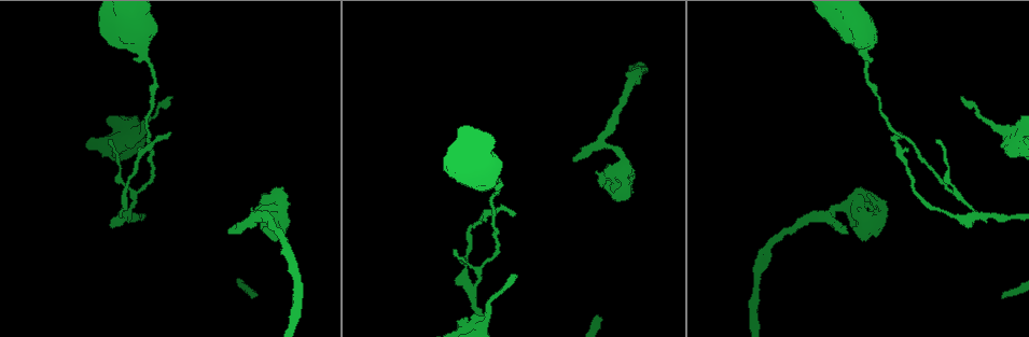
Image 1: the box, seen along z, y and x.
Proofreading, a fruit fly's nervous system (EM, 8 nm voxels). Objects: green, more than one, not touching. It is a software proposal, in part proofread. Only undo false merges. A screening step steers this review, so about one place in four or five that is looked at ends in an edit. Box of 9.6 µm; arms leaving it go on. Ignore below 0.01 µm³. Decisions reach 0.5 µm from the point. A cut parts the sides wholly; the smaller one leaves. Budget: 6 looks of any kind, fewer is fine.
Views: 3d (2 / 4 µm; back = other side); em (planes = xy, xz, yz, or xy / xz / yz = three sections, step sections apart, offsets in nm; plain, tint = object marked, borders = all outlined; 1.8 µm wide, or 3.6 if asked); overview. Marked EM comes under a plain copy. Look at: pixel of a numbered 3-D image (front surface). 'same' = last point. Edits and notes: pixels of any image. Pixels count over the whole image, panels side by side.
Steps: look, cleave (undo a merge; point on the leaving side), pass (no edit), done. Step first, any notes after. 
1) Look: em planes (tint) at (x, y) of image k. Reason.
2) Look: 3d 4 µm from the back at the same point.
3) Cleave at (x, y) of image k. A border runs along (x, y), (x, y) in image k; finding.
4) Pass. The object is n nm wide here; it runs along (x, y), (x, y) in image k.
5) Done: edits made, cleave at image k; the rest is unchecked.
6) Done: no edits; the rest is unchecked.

Look: em xy step 16 (borders) at (154, 72) of image 1. A narrow waist.

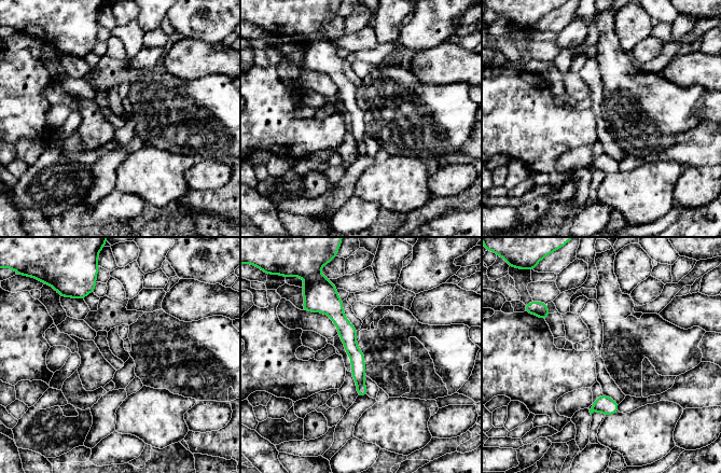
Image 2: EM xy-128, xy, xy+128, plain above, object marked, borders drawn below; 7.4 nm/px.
Pass. The object is 110 nm wide here; it runs along (328, 303), (347, 332), (364, 392) in image 2; continuous, no second cell.

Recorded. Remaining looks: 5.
Look: 3d 4 µm at (975, 214) of image 1. A narrow waist.

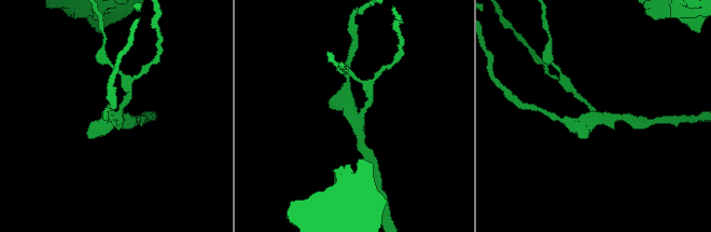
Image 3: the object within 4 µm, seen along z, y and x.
Look: em xz step 4 (tint) at (355, 115) of image 3.

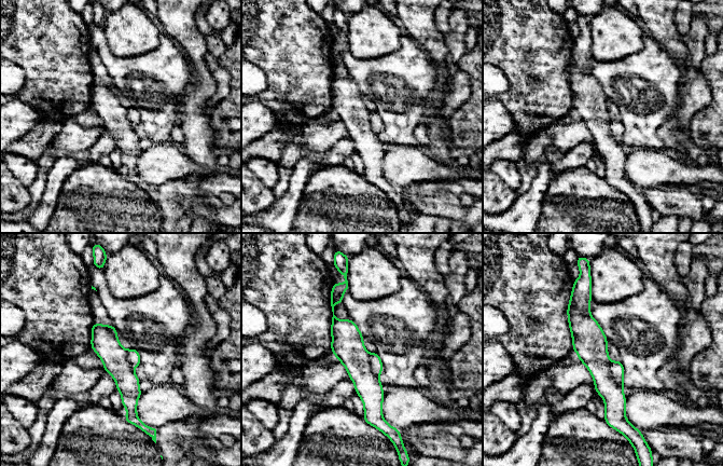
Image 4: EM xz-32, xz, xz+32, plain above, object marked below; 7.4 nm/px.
Look: em planes (borders) at the same point.

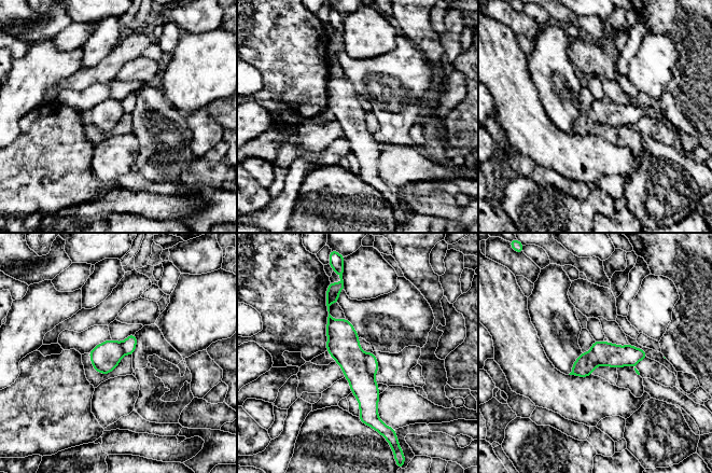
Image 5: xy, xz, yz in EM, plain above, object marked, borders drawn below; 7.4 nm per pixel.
Cleave at (343, 342) of image 5. The part that leaves runs along (335, 293), (329, 315), (365, 388), (363, 418) in image 5; two cells meet here.

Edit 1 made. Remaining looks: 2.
Look: 3d 2 µm at (870, 223) of image 1. Arms part here.

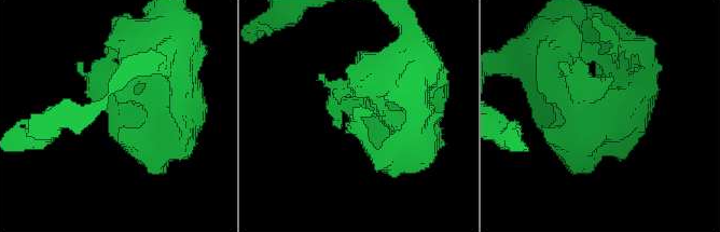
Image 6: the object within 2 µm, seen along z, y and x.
Look: em 3.6 µm planes (tint) at (605, 120) of image 6. 3 arms meet here; the arms are 170, 180, 440 nm wide.

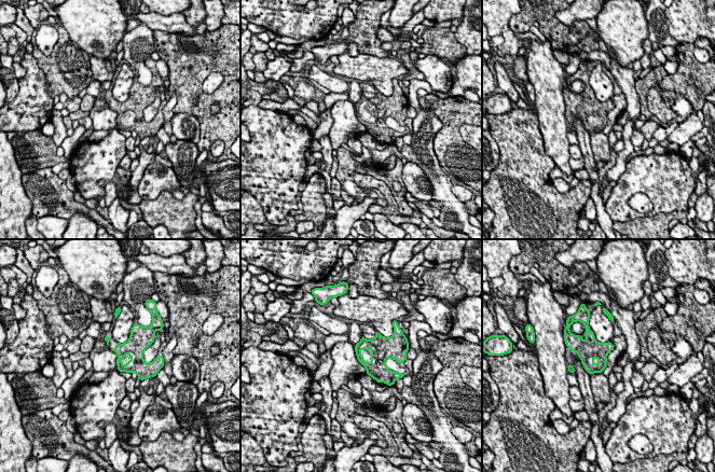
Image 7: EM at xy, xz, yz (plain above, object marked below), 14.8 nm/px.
Pass. All the same cell.

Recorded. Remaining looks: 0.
Done: edits made, cleave at image 5; the rest is unchecked.

